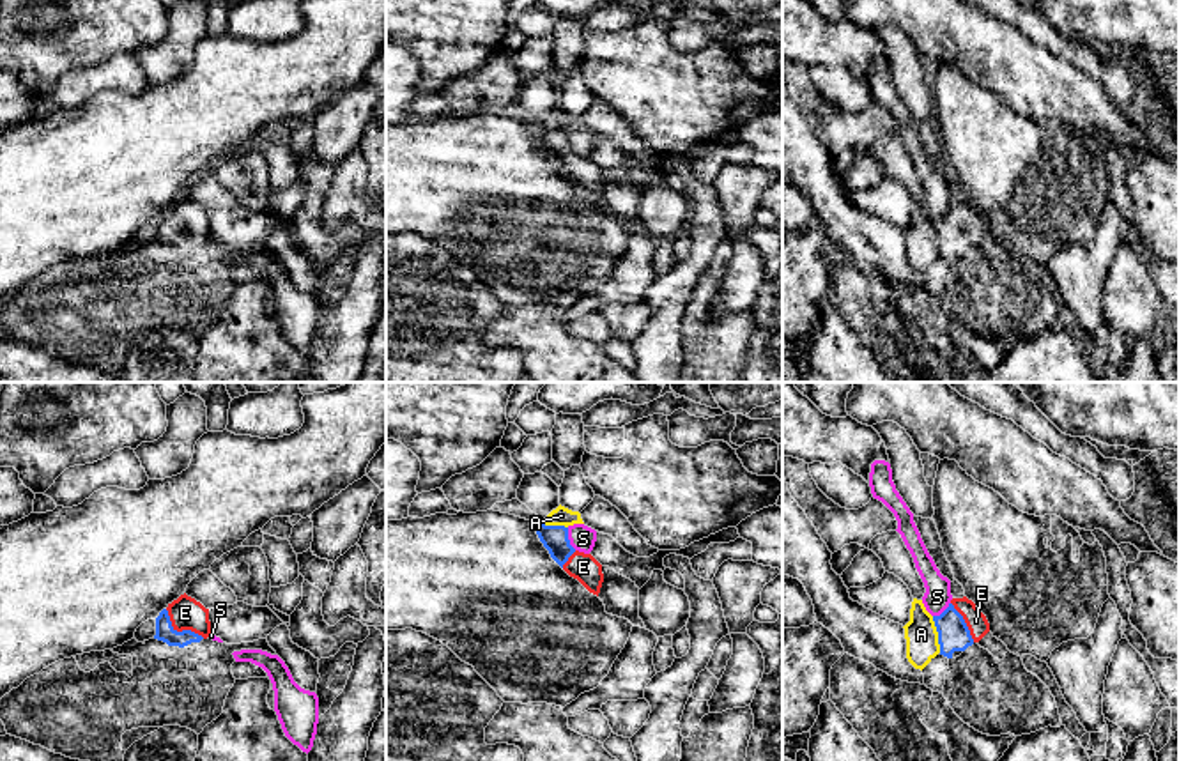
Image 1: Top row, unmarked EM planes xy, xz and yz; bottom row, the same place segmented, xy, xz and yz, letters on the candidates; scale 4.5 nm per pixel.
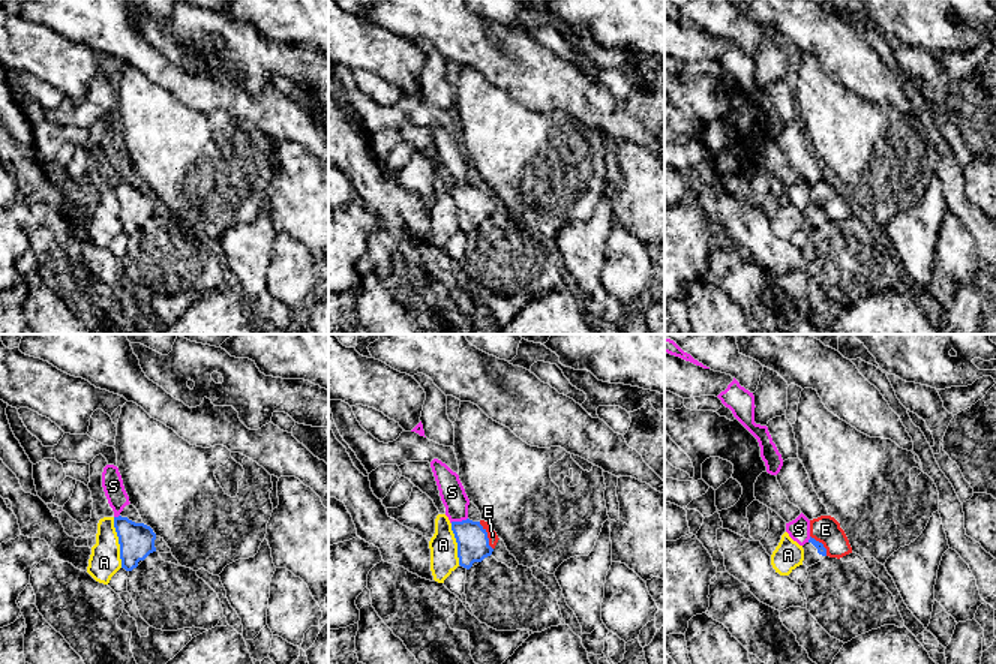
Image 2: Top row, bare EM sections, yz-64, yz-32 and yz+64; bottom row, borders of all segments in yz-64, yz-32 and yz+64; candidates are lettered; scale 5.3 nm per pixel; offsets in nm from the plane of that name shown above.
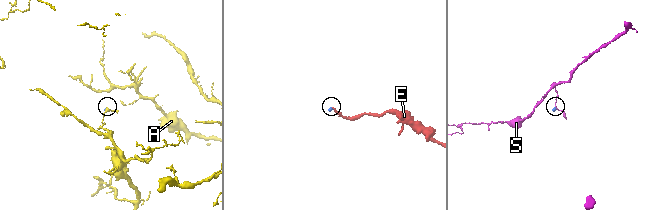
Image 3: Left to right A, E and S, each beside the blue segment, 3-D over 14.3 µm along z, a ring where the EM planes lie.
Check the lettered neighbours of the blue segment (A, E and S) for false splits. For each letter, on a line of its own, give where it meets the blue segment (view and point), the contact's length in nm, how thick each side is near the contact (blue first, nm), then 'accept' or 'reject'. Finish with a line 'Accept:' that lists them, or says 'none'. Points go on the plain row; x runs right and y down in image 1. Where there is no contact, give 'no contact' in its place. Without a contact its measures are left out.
A: meets blue in yz at (939, 238); contact 170 nm long; 140 nm thick on the blue side, 150 nm on the other; reject
E: meets blue in xy at (183, 234); contact 220 nm long; 90 nm thick on the blue side, 150 nm on the other; accept
S: meets blue in xz at (567, 142); contact 110 nm long; 120 nm thick on the blue side, 120 nm on the other; reject
Accept: E

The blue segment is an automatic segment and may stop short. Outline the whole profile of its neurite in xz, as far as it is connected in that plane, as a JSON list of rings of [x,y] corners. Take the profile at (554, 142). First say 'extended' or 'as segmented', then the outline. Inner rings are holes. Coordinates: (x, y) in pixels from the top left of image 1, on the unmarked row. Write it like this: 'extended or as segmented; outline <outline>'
extended; outline [[[538,127],[536,138],[551,161],[590,196],[598,200],[604,186],[602,168],[591,158],[579,156],[570,149],[568,131]]]

